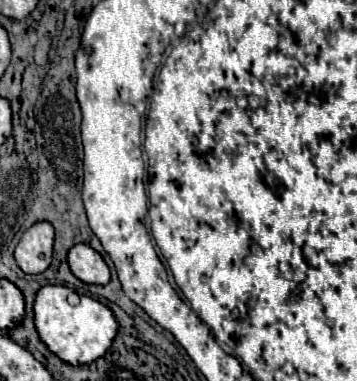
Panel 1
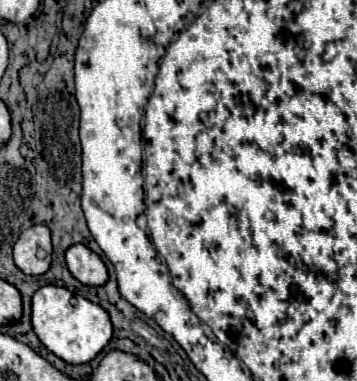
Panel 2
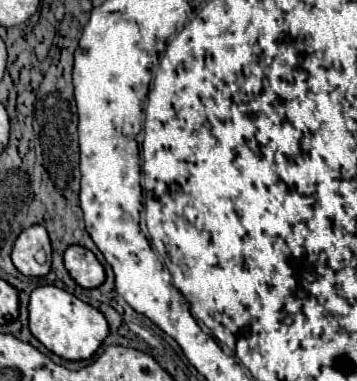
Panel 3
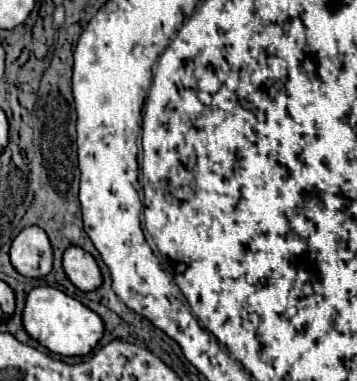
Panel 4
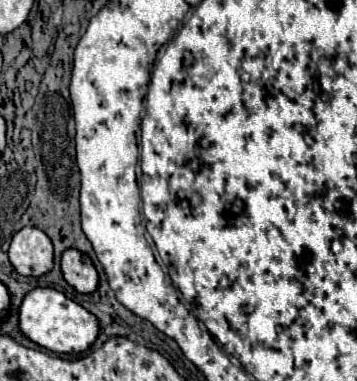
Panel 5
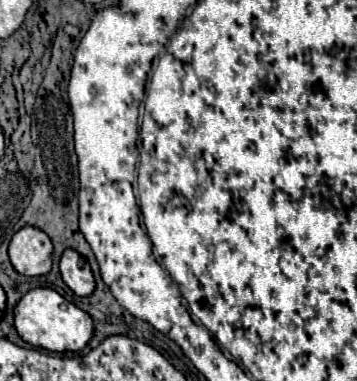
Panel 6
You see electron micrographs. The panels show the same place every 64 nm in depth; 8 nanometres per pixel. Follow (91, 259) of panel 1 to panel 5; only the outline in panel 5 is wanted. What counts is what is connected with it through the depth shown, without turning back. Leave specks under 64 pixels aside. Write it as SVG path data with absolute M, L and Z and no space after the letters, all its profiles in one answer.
M68 248L62 254L62 272L64 280L82 294L90 294L98 288L98 272L90 256L76 248Z

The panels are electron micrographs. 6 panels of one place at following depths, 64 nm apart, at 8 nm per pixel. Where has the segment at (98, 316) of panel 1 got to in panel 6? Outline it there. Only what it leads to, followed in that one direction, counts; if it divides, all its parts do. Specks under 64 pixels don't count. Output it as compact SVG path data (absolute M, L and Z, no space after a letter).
M32 288L14 310L14 326L24 342L50 352L80 352L94 334L94 320L52 288Z

